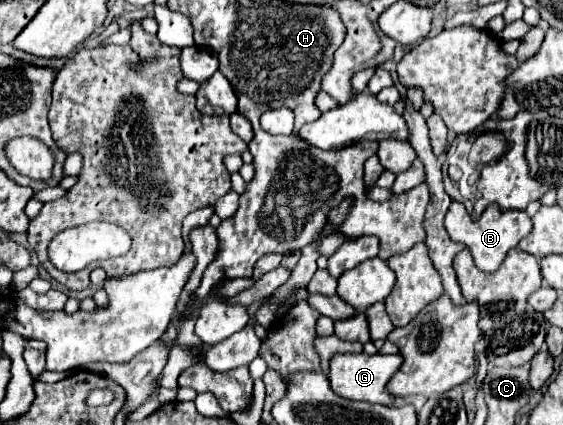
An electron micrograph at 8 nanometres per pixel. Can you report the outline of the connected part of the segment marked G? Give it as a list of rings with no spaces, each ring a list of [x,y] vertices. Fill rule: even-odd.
[[[333,354],[329,360],[329,384],[331,390],[337,392],[343,398],[349,400],[365,400],[371,404],[391,404],[393,396],[389,396],[389,392],[385,390],[387,380],[395,374],[395,370],[399,370],[401,364],[401,356],[387,356],[387,354]]]

